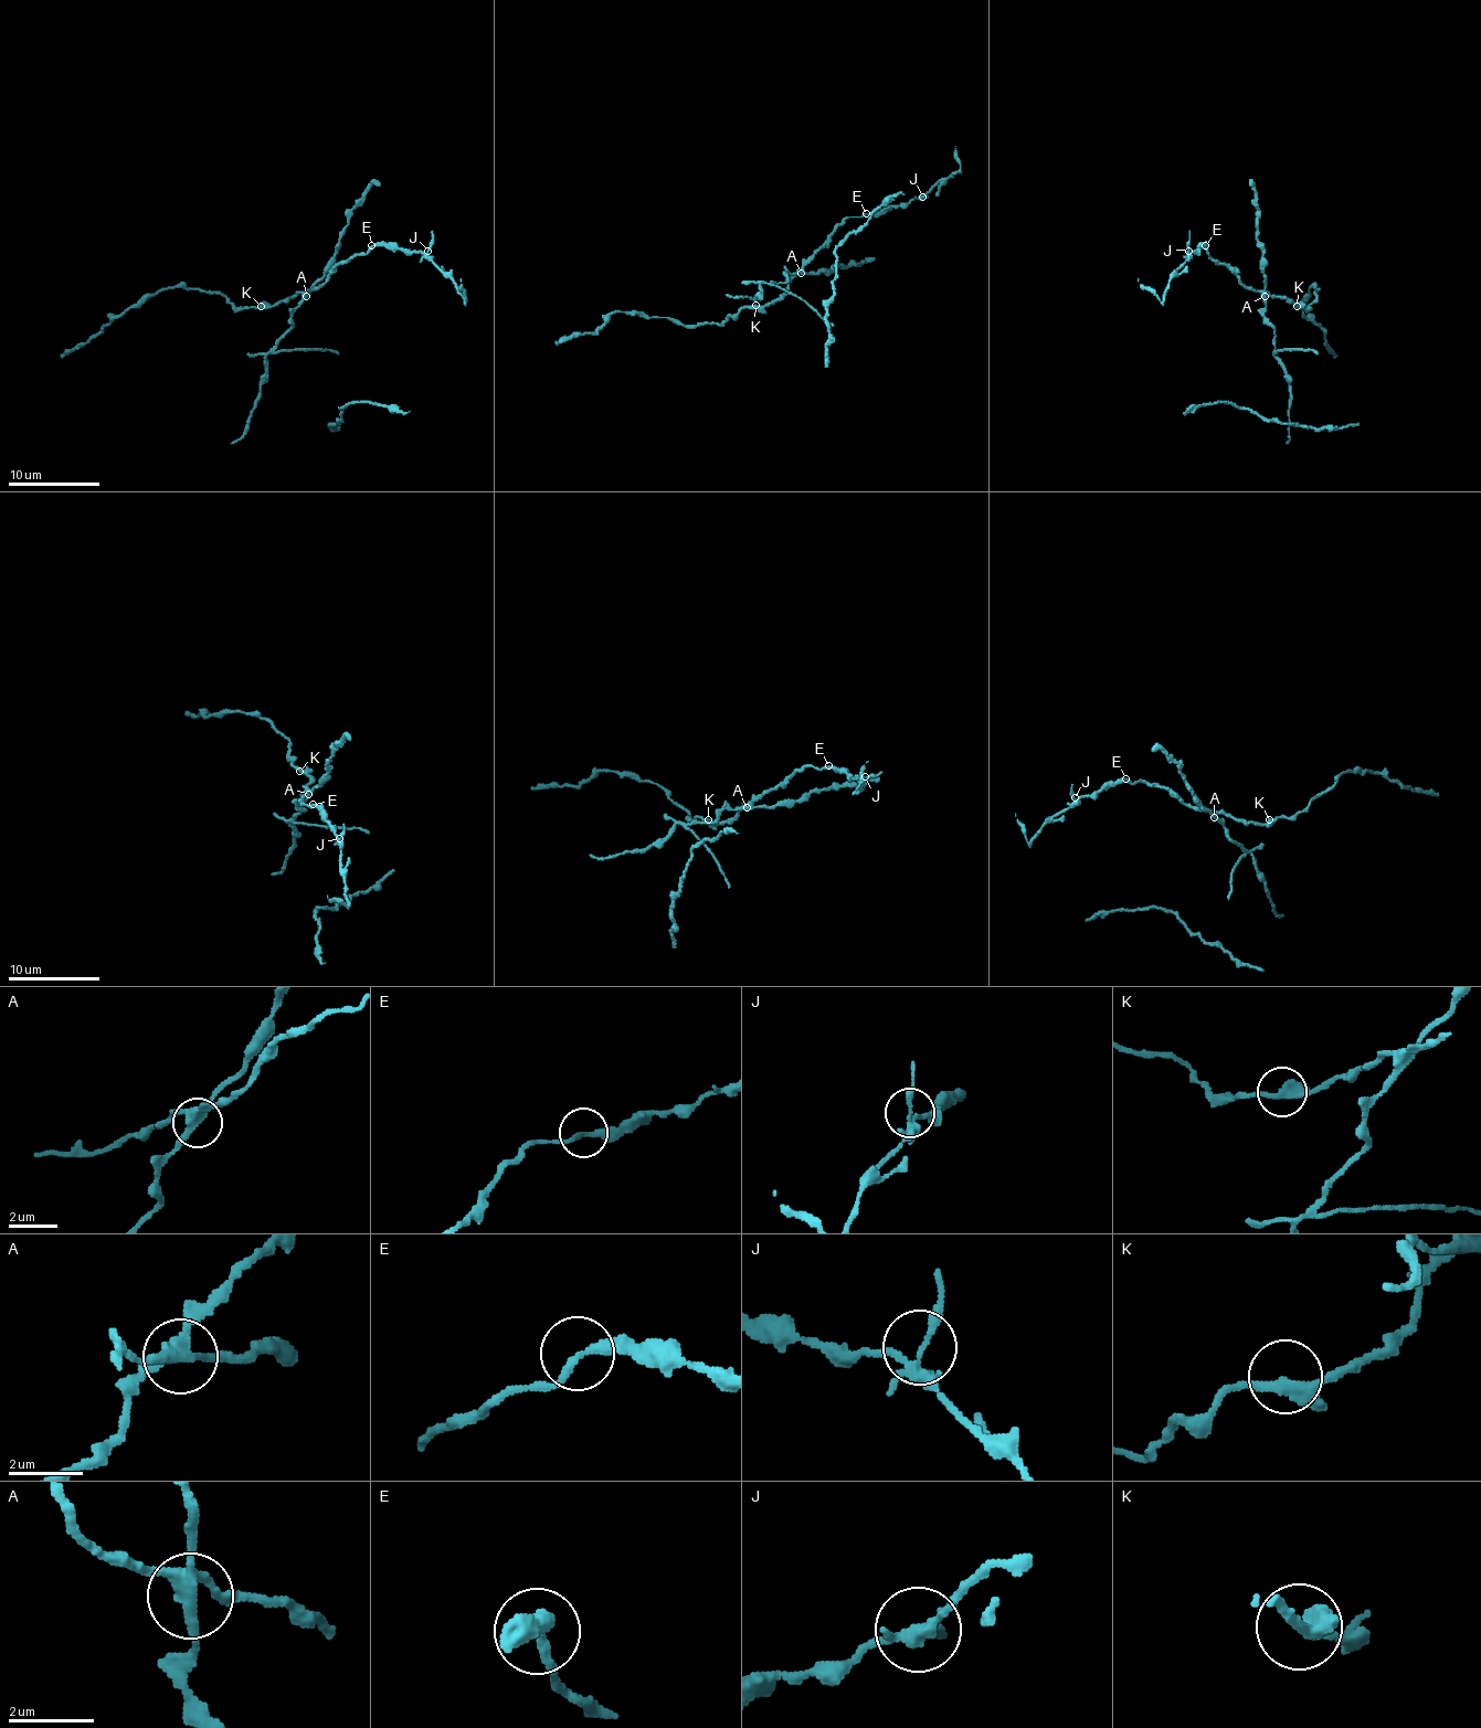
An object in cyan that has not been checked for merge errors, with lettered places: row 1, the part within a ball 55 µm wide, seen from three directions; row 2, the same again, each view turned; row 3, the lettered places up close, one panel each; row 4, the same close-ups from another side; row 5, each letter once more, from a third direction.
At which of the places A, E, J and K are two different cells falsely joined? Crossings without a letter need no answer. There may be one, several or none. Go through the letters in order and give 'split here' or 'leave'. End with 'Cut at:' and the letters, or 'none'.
A: split here
E: leave
J: leave
K: leave
Cut at: A

